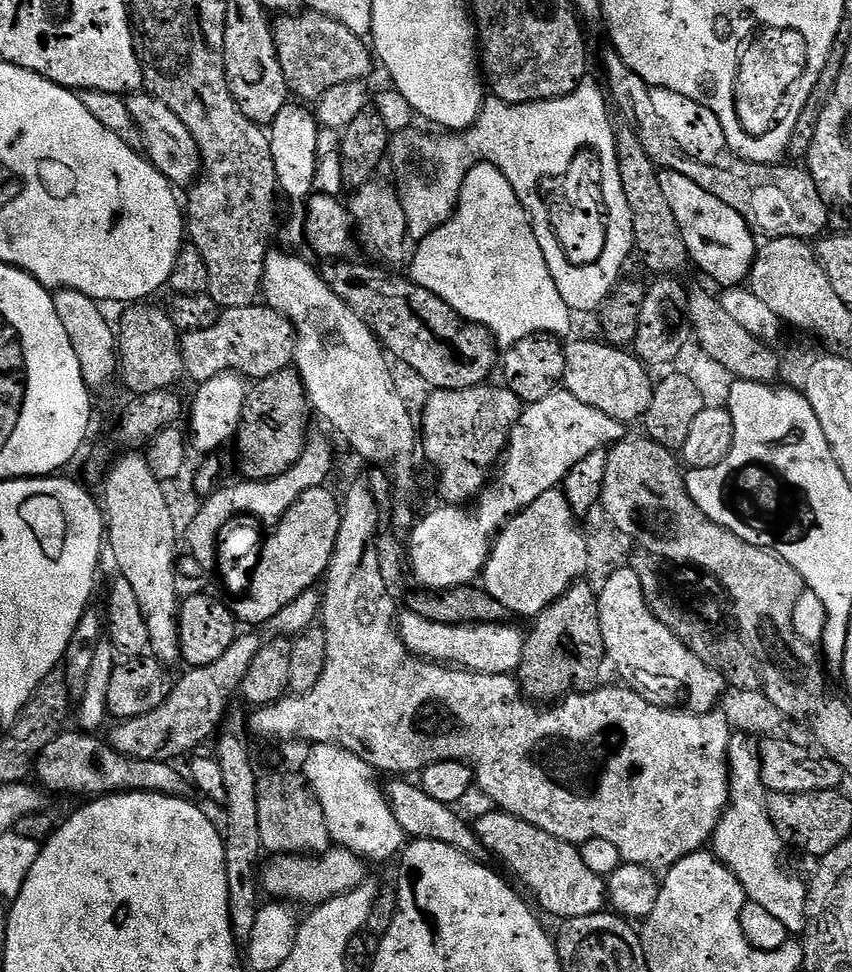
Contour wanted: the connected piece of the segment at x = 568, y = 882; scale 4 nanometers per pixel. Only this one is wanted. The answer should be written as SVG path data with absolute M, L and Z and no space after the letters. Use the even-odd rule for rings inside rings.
M491 811L474 820L476 836L484 849L491 855L493 852L532 891L531 899L537 905L540 903L560 922L605 911L608 904L605 877L586 867L577 845L554 838L554 834L546 834L546 830L538 830L538 826L511 816L509 812Z

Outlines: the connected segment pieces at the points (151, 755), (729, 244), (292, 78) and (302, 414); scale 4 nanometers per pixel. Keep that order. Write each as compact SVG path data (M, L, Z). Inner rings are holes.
M237 635L235 642L228 647L226 654L222 654L222 658L218 658L218 662L205 668L188 668L185 676L173 683L166 702L162 702L158 710L150 710L150 714L142 714L138 718L121 720L115 725L117 728L110 735L112 748L130 758L169 762L175 761L175 756L187 757L195 753L199 744L206 743L208 739L209 743L213 739L218 725L229 711L228 699L237 695L261 643L261 637Z
M661 171L660 185L666 202L670 202L670 210L674 210L678 230L682 230L682 242L686 242L689 261L693 265L697 264L710 279L717 280L720 286L743 285L752 271L758 240L742 214L738 214L738 210L730 210L730 206L726 206L722 198L706 194L706 190L702 190L702 186L695 182L690 182L686 174Z
M311 10L284 14L273 23L272 33L289 93L301 101L315 102L330 86L342 86L342 82L369 79L374 65L373 49L334 18Z
M295 367L278 370L278 374L270 374L270 378L257 380L249 387L234 437L240 460L248 467L247 479L273 480L286 474L286 470L290 470L290 466L302 458L304 445L310 439L308 416L308 395Z

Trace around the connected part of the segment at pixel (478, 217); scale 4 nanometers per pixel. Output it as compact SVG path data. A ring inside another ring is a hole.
M486 163L475 164L469 170L460 187L460 197L456 199L456 209L453 210L452 217L442 226L438 226L438 230L430 233L425 240L419 241L415 247L416 253L413 256L411 253L410 256L410 264L412 260L410 279L418 286L438 294L438 298L442 298L442 302L446 302L446 306L453 308L463 320L469 320L471 324L482 325L492 335L492 339L496 341L501 349L514 346L514 342L522 342L522 338L526 338L530 334L538 334L539 332L548 332L552 336L561 338L569 335L567 332L572 328L574 313L571 308L566 306L566 302L562 302L562 294L558 294L558 286L554 282L554 278L550 278L550 266L546 266L546 258L542 254L542 246L538 246L538 238L532 229L532 219L528 216L527 208L522 206L514 186L510 186L506 174L502 174L502 170L496 169L494 165Z

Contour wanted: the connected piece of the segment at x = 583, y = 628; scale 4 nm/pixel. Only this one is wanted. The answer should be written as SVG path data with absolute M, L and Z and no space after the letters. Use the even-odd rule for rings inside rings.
M584 583L569 586L562 598L535 617L532 633L525 635L518 683L521 692L533 702L559 702L569 694L590 692L597 687L600 667L606 664L596 605L598 592Z

